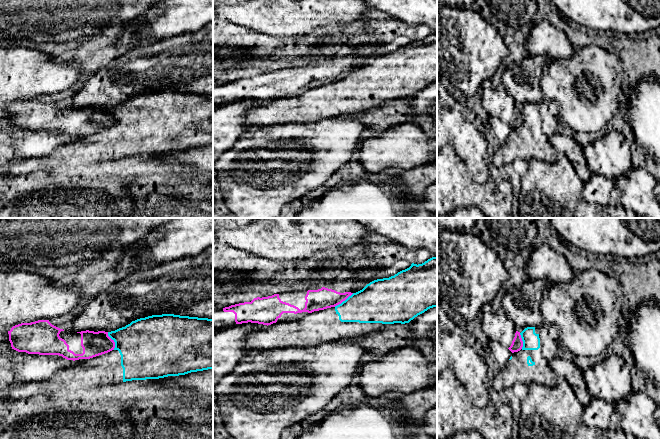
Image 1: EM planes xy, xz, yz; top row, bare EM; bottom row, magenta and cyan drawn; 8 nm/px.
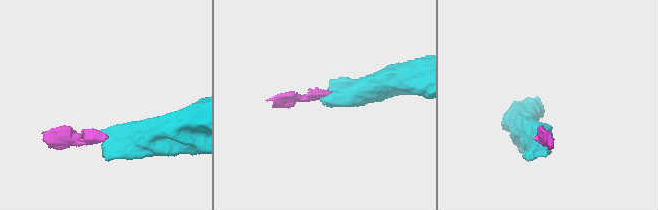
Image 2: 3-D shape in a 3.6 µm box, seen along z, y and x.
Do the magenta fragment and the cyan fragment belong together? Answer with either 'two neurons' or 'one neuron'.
two neurons

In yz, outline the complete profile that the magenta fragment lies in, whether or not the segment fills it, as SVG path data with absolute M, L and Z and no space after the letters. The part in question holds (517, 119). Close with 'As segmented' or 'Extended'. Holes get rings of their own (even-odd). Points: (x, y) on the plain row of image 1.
M503 85L482 91L481 103L490 117L496 117L508 124L512 129L523 123L523 117L515 105L513 98L506 92Z. Extended

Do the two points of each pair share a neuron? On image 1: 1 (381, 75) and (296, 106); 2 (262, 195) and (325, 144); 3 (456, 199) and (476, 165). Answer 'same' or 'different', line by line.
1: same
2: same
3: different

